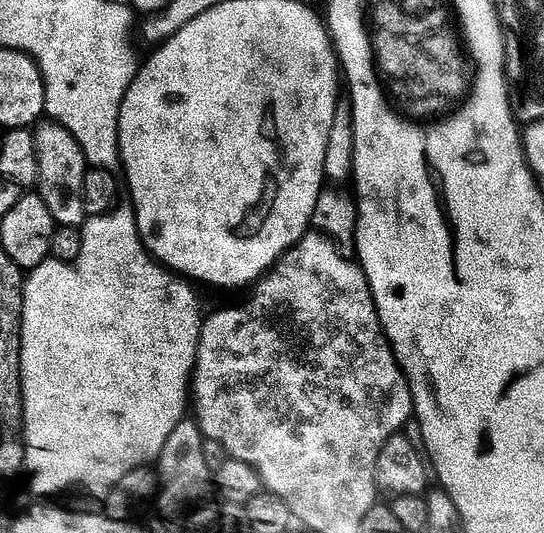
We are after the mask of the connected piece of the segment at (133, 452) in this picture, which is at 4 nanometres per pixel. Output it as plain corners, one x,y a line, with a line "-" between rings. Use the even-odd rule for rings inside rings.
135,215
89,216
80,232
80,253
73,264
49,258
29,271
23,290
23,314
21,318
21,396
24,403
23,439
25,446
24,467
28,484
36,496
64,496
67,492
85,492
103,501
112,487
126,474
151,465
162,454
166,440
170,438
180,420
185,419
186,402
190,398
190,385
195,373
200,330
205,317
200,316
200,304
196,301
197,289
183,276
177,276
148,253
136,225

